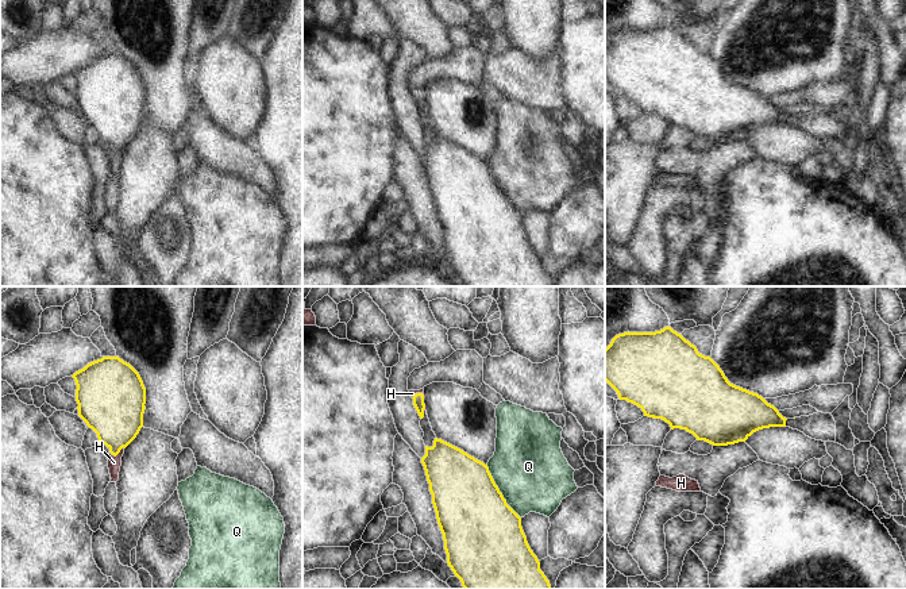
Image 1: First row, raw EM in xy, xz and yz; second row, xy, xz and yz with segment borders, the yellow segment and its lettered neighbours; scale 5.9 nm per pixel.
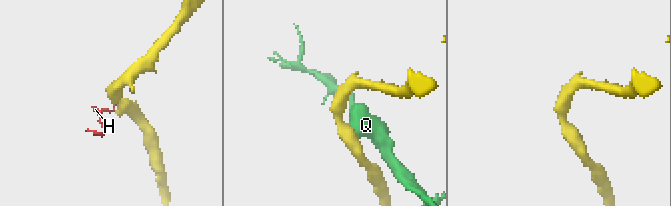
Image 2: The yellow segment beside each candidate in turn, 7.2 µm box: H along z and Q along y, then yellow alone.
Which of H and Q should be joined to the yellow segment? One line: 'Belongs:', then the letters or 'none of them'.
Belongs: H

